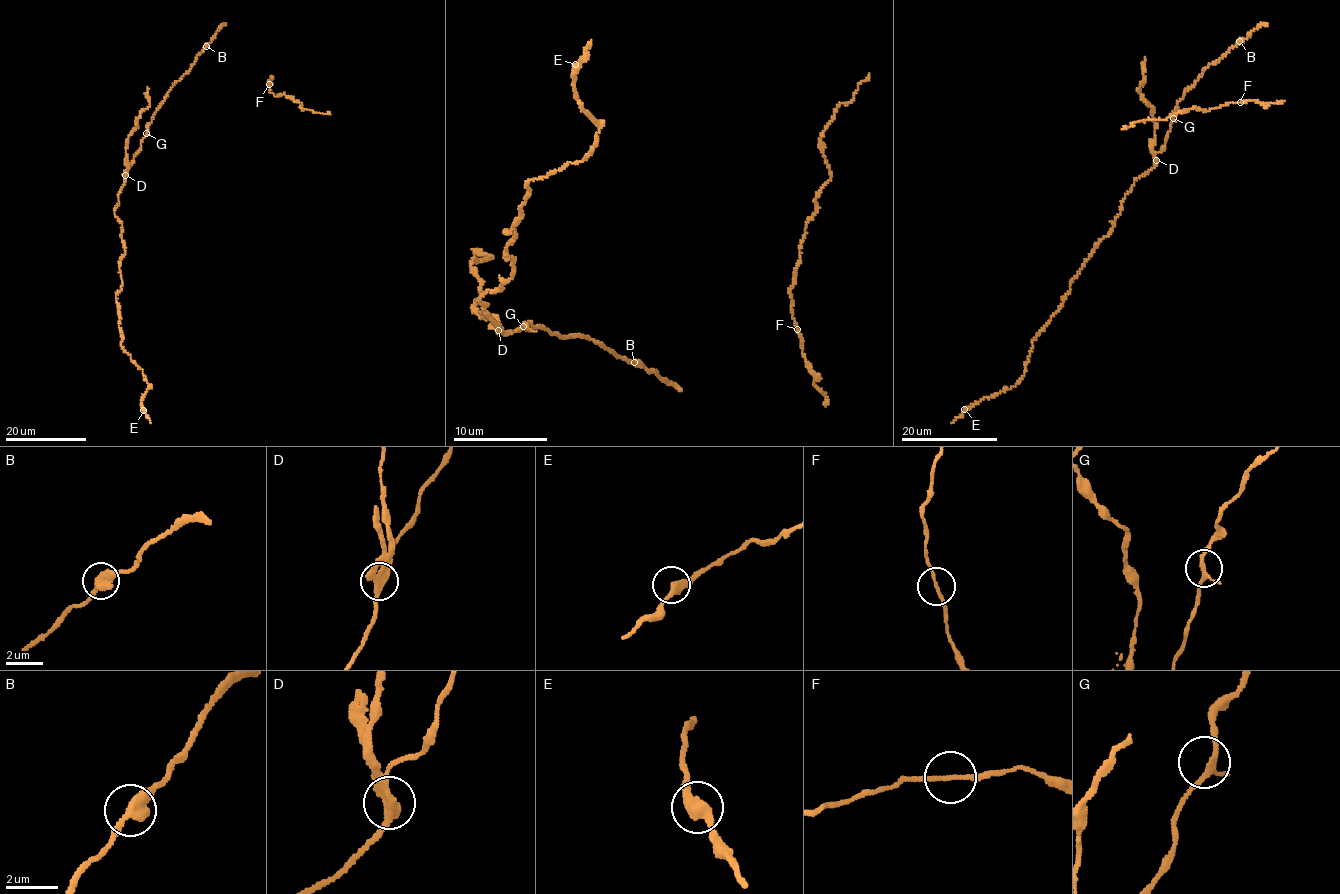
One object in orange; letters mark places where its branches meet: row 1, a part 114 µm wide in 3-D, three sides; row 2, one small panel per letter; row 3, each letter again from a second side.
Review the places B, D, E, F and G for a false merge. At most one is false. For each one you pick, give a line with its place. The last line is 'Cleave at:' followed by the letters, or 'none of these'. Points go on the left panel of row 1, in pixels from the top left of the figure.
D: (125, 175)
Cleave at: D

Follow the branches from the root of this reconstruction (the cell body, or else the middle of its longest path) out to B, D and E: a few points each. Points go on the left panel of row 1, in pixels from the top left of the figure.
B: (147, 133), (147, 126), (164, 98), (188, 73), (206, 46)
D: (147, 133), (126, 175)
E: (147, 133), (114, 212), (125, 248), (116, 296), (121, 343), (150, 386), (141, 402), (143, 410)

